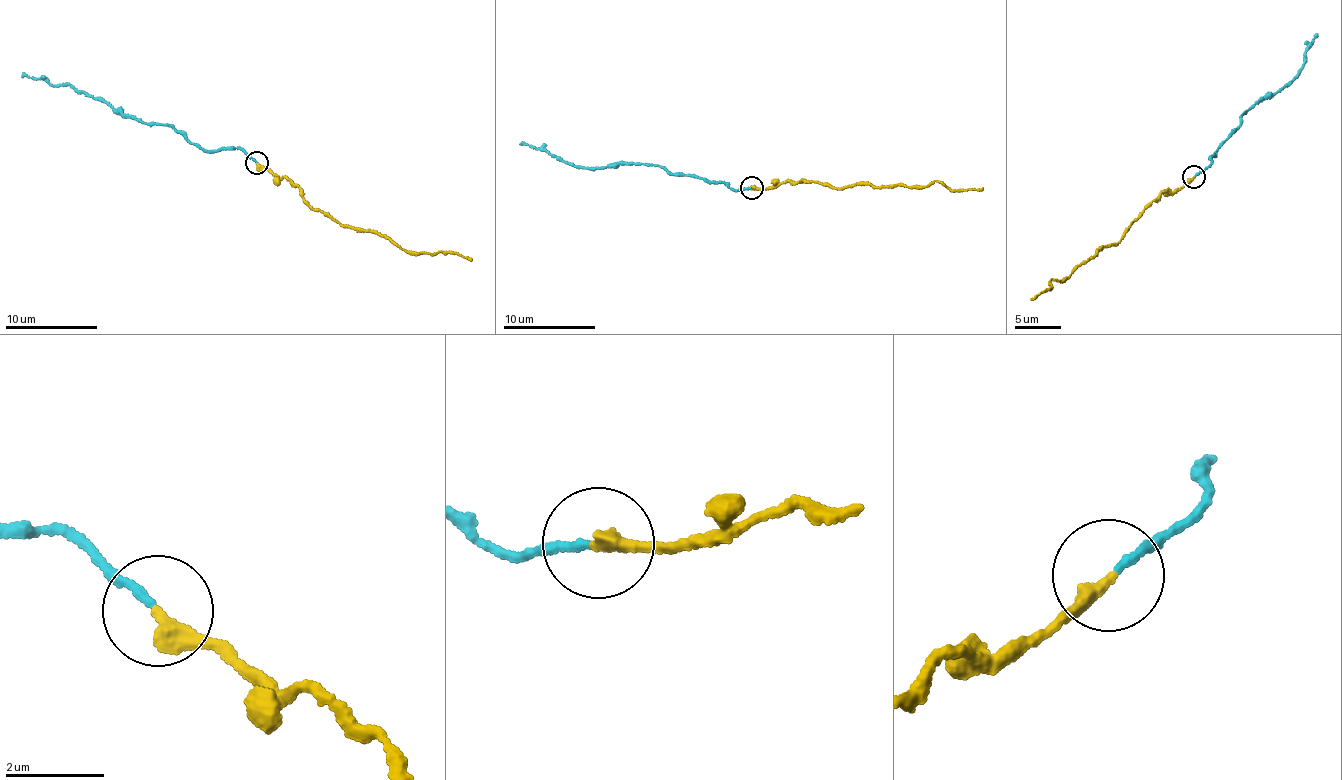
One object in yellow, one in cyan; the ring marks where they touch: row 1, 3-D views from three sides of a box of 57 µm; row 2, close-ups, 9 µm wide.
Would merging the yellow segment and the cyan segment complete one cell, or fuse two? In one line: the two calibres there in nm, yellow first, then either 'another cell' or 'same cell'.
340 nm thick on the yellow side, 160 nm on the other; another cell

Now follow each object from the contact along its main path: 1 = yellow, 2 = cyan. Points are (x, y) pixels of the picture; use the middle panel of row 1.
1: (751, 187), (813, 182), (839, 188), (866, 183), (924, 188), (935, 181), (962, 191), (983, 187)
2: (751, 189), (668, 173), (639, 162), (618, 162), (605, 167), (576, 166), (522, 141)

